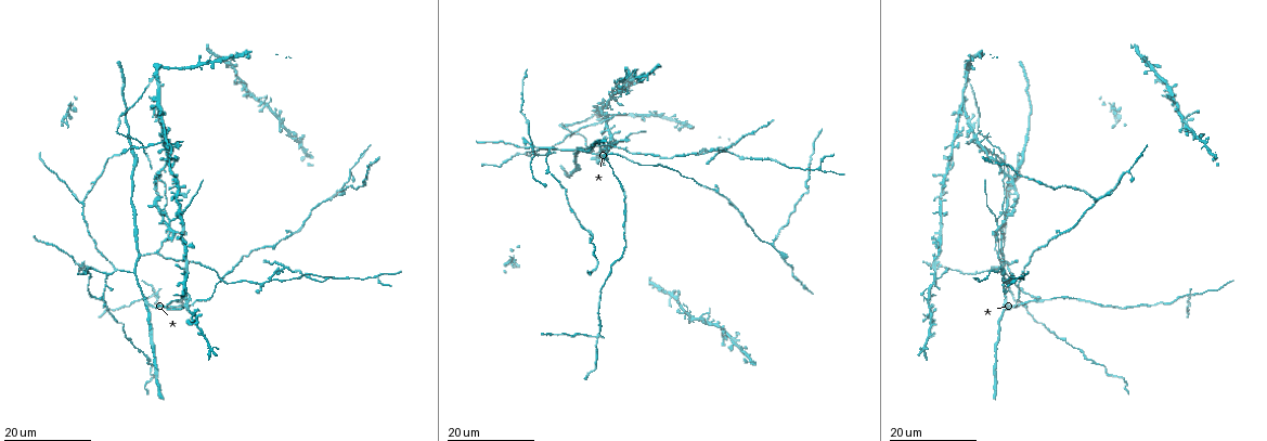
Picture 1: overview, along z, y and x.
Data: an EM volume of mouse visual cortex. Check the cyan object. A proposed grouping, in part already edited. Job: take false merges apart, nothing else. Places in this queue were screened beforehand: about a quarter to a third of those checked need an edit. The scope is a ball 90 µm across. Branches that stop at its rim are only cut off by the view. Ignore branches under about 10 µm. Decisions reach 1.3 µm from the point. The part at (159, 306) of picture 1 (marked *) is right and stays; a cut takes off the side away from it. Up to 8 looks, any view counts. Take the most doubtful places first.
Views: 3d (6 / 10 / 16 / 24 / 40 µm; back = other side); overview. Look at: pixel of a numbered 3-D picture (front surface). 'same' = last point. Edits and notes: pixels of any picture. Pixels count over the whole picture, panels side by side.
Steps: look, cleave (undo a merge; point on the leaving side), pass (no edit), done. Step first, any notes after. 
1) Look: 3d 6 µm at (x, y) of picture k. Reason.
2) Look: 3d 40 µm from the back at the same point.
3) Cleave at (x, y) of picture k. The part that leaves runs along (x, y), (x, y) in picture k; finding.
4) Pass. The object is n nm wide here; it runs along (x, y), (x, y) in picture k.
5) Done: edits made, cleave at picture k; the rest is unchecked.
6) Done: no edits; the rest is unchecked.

Look: 3d 16 µm at (81, 202) of picture 1. Branch point.

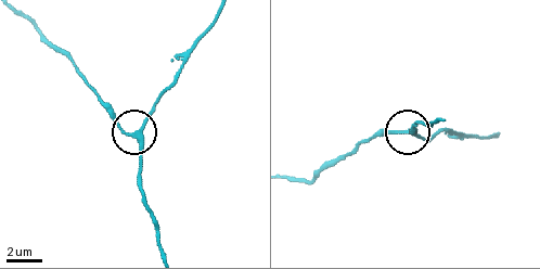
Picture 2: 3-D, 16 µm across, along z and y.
Look: 3d 6 µm at (406, 130) of picture 2. Closer look.

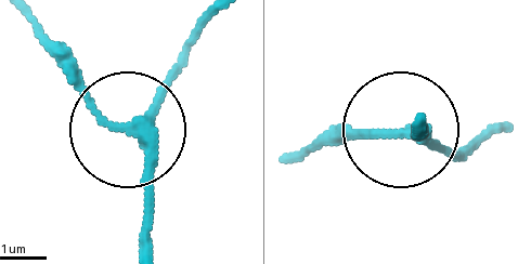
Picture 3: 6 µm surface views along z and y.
Pass. It runs along (491, 137), (456, 157), (405, 133), (422, 133) in picture 3; one neuron here.

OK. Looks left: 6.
Look: 3d 24 µm at (163, 142) of picture 1.

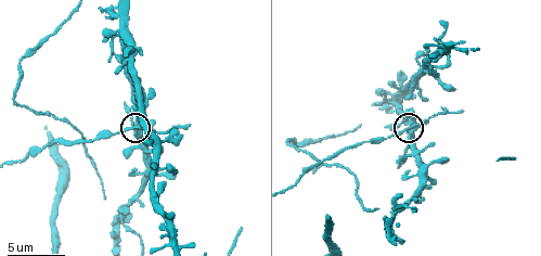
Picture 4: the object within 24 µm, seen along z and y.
Look: 3d 10 µm at (407, 129) of picture 4.

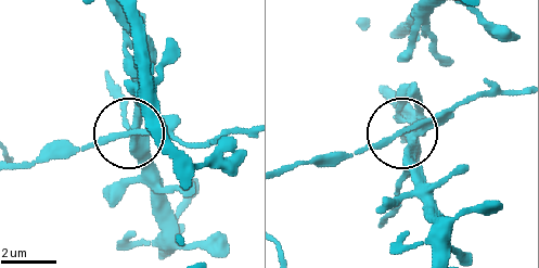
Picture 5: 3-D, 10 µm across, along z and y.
Pass. All the same neuron.

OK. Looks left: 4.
Look: 3d 16 µm at (712, 148) of picture 1. A fork.

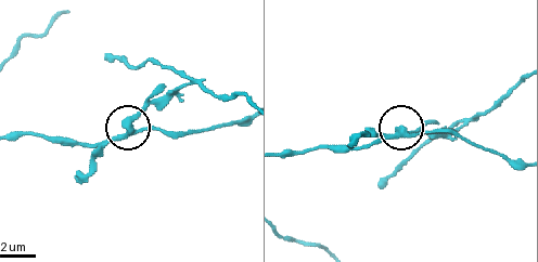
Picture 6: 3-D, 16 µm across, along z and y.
Look: 3d 10 µm at (405, 132) of picture 6. Zoom in.

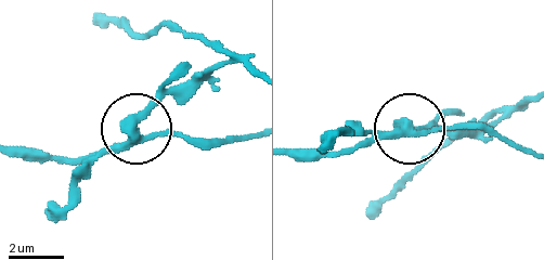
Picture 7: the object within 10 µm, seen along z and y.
Cleave at (90, 178) of picture 7. The object is 310 nm wide here; the part that leaves runs along (121, 142), (162, 102), (224, 65), (253, 67) in picture 7; a second neuron is stuck on.

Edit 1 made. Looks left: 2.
Look: 3d 16 µm at (551, 148) of picture 1. A fork.

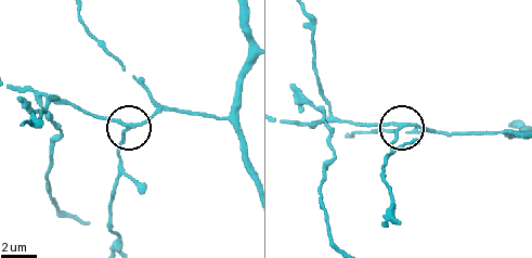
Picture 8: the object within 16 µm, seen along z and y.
Look: 3d 10 µm at (398, 125) of picture 8.

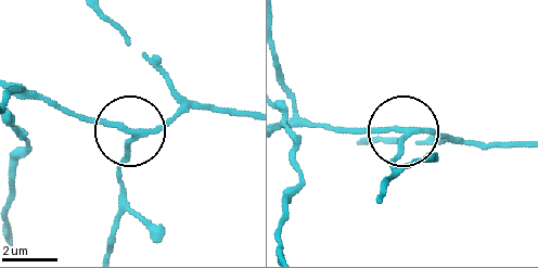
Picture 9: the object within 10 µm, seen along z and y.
Pass. 3 arms meet here; it runs along (516, 140), (336, 134) in picture 9; continuous, no second neuron.

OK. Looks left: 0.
Done: edits made, cleave at picture 7; the rest is unchecked.

